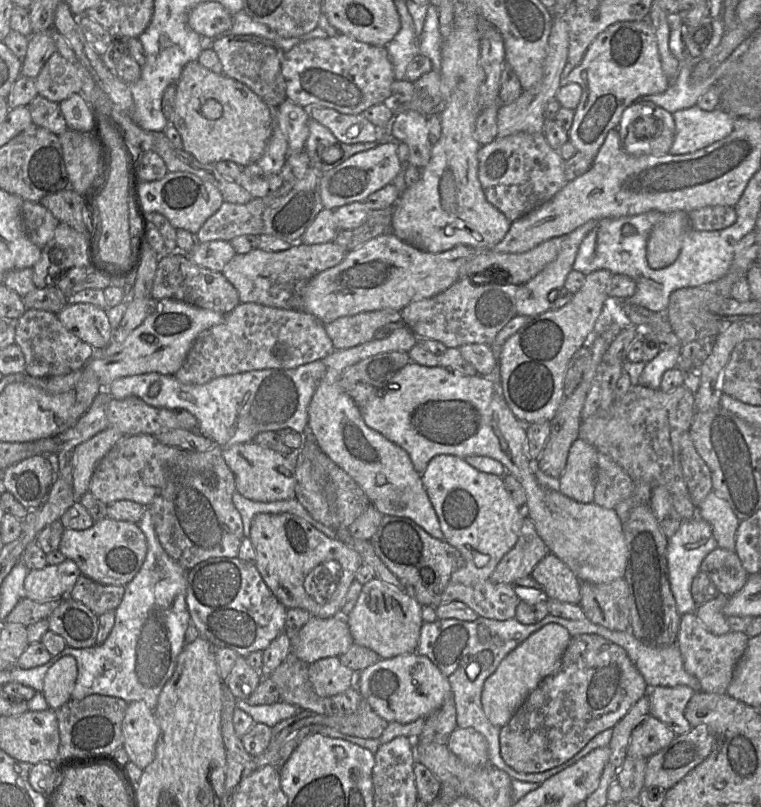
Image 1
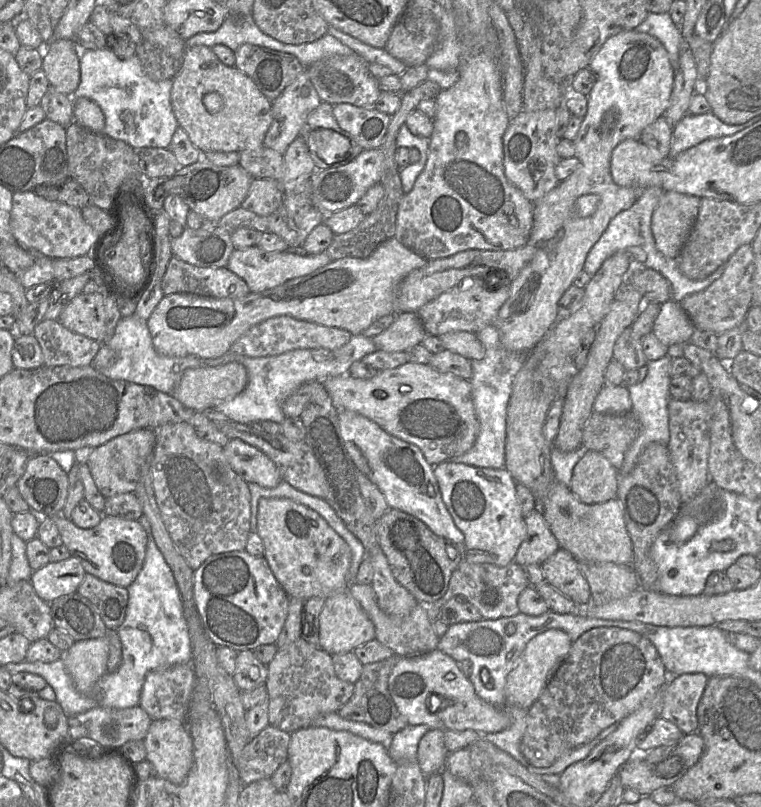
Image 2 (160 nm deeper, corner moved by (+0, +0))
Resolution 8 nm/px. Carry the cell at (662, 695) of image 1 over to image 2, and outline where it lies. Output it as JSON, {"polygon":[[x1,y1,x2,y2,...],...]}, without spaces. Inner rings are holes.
{"polygon":[[703,673,670,676,662,689,660,717,675,724,684,735,698,730,697,706,709,677]]}

